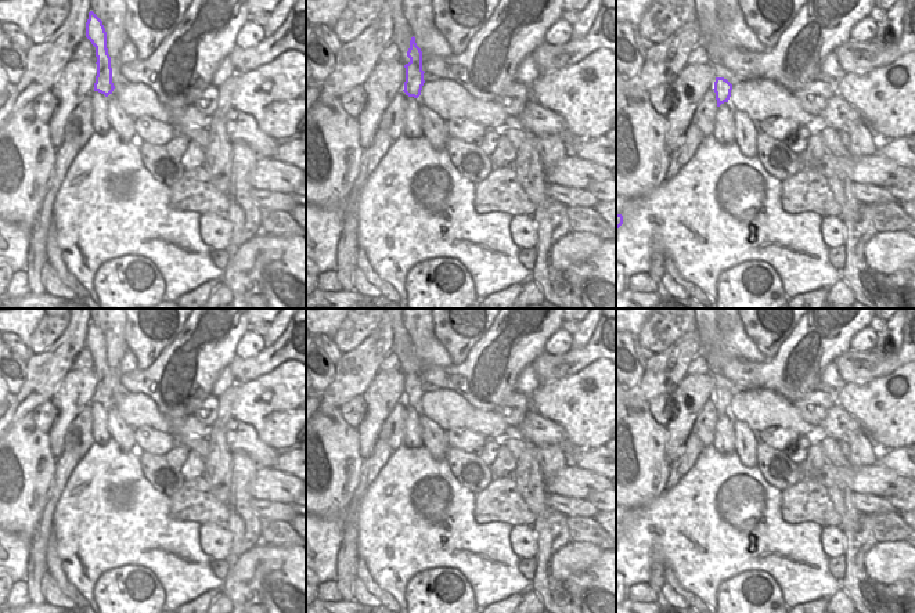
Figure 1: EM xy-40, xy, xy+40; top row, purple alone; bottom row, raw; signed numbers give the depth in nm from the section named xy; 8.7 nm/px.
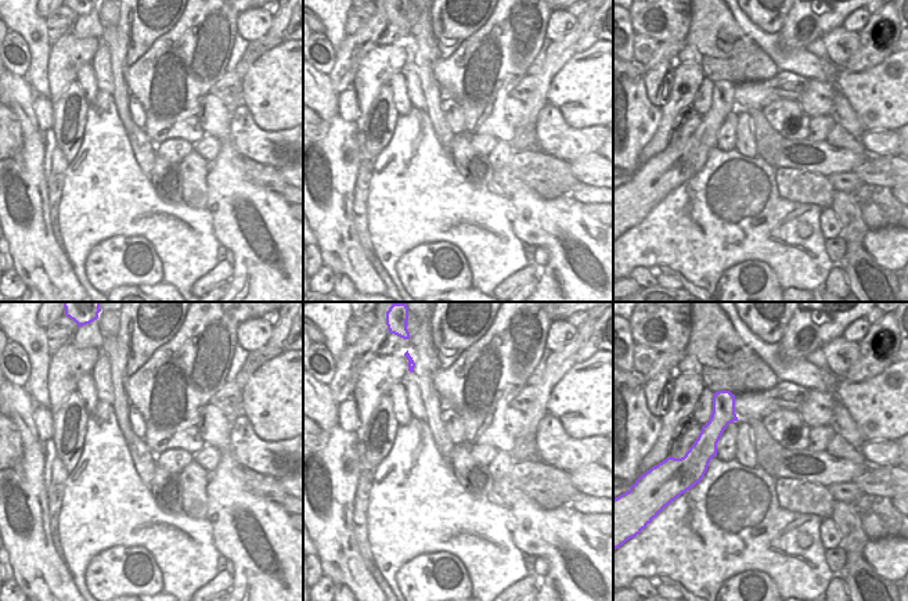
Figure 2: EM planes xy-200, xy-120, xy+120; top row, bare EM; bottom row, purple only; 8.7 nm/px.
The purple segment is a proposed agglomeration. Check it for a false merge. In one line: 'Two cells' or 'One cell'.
One cell.

